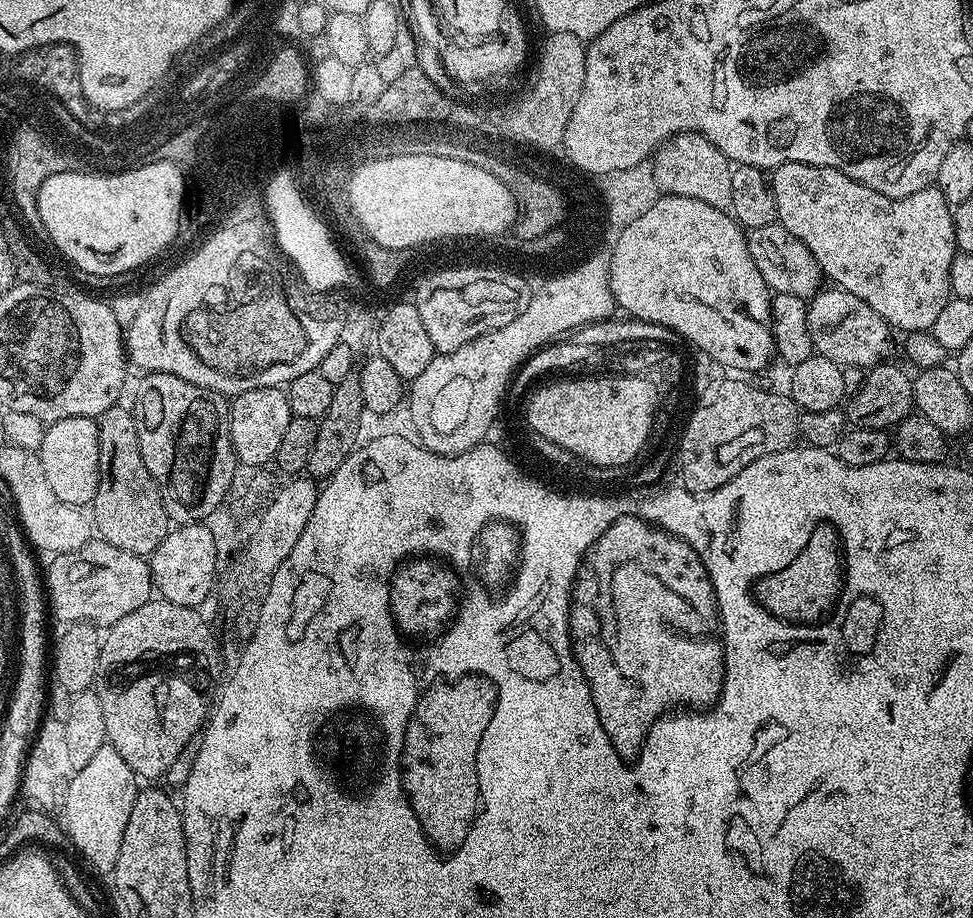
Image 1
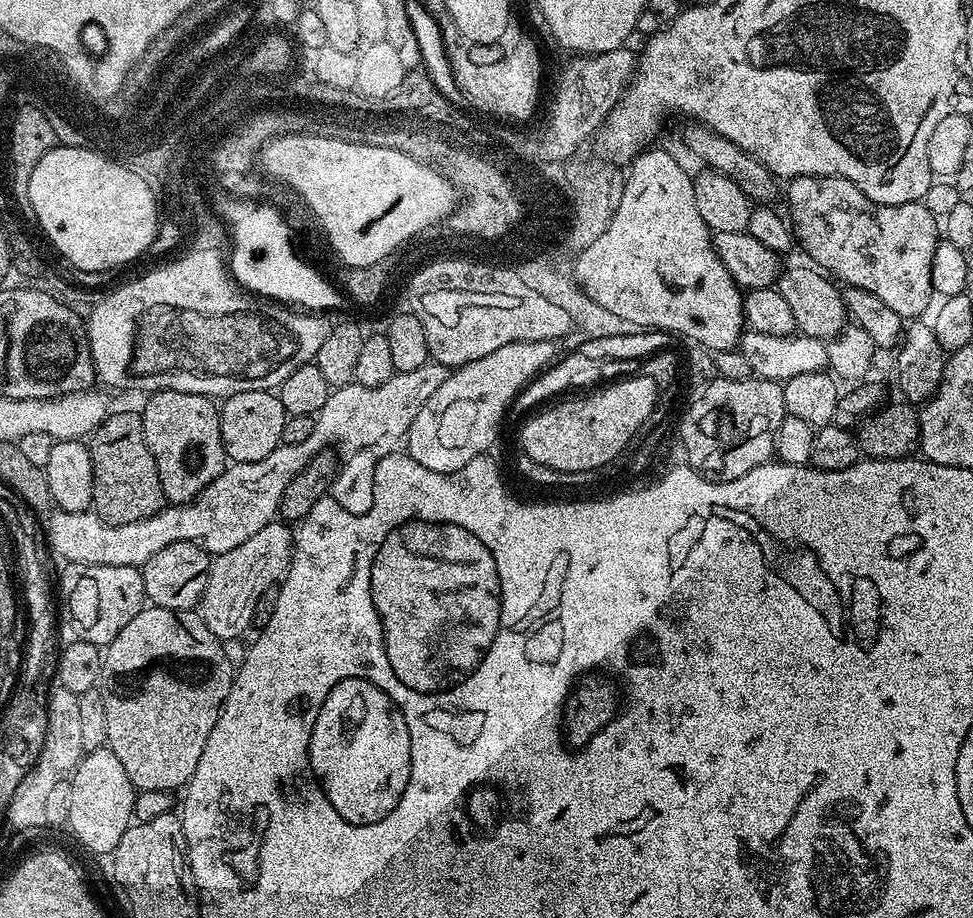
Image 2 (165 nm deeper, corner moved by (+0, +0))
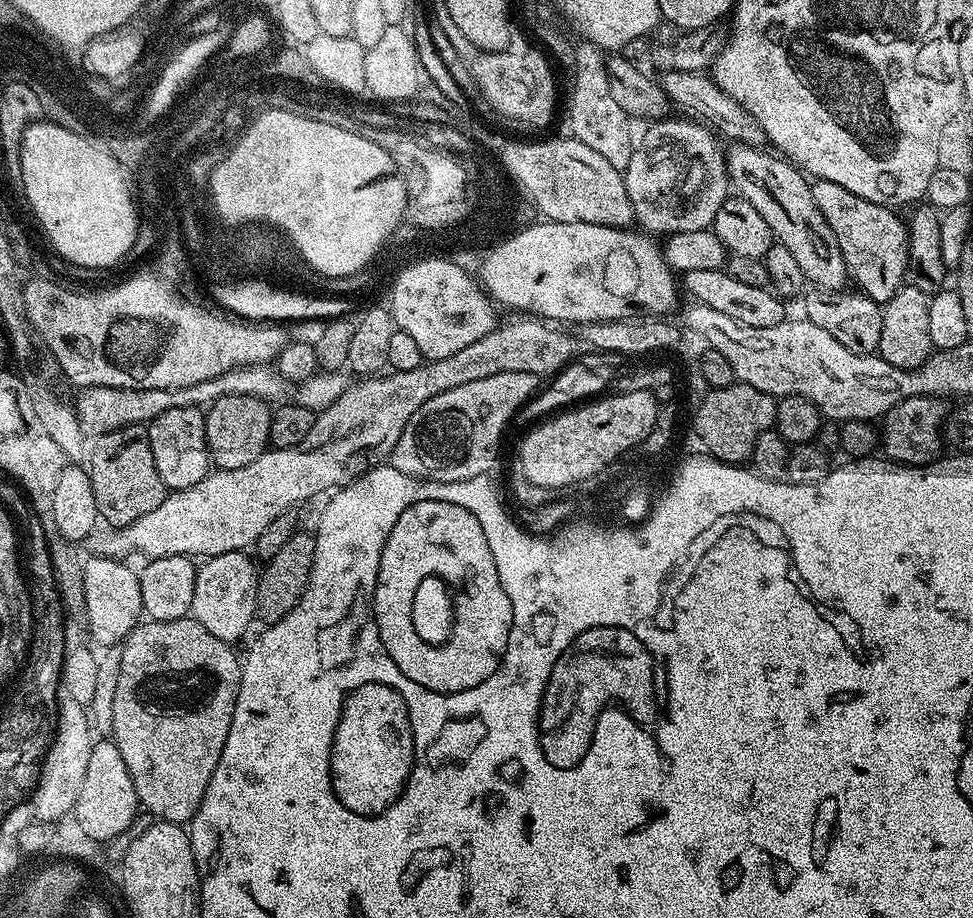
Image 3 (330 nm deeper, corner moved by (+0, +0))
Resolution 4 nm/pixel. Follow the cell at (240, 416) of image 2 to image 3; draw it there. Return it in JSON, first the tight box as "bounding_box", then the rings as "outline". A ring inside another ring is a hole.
{"bounding_box":[204,394,272,472],"outline":[[[246,394],[223,396],[207,405],[204,421],[211,463],[225,472],[238,470],[238,466],[250,466],[250,462],[254,462],[270,447],[268,435],[272,414],[269,401]]]}

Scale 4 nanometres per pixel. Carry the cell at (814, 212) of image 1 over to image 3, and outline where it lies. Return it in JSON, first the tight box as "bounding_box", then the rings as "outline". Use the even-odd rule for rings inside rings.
{"bounding_box":[811,180,908,306],"outline":[[[838,180],[811,181],[814,206],[822,210],[826,226],[834,230],[838,246],[844,255],[849,277],[865,296],[883,306],[905,283],[908,276],[908,226],[899,211],[886,204],[866,202],[858,194],[850,194]]]}

